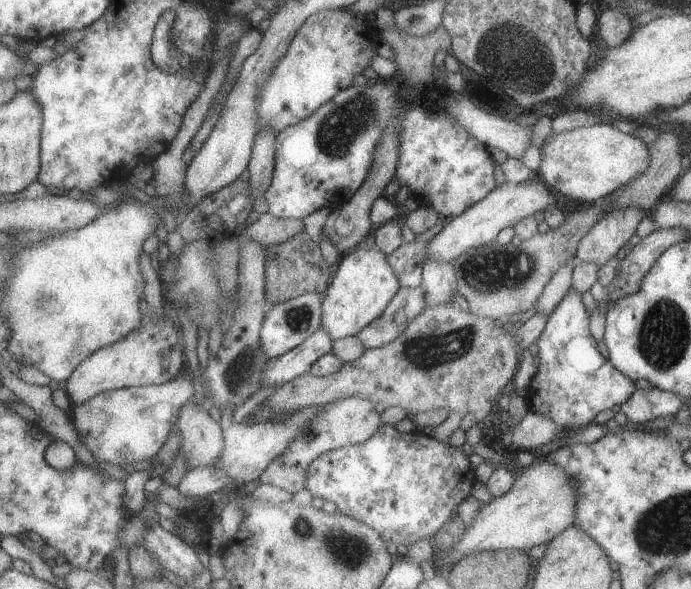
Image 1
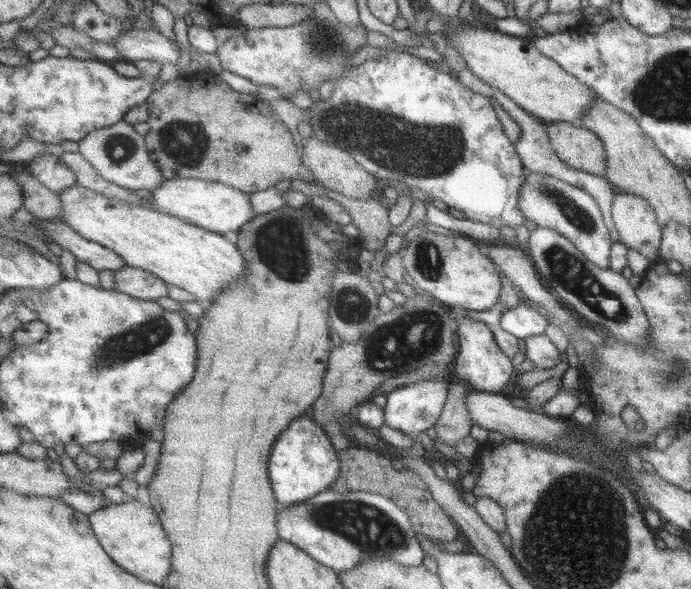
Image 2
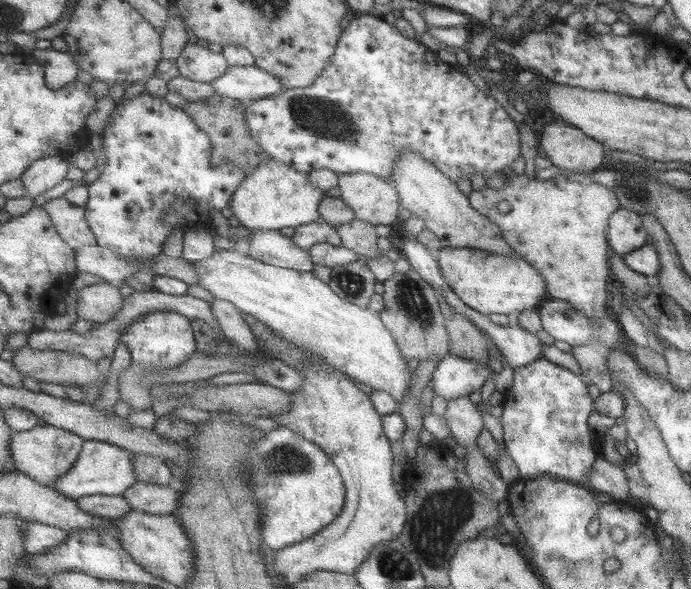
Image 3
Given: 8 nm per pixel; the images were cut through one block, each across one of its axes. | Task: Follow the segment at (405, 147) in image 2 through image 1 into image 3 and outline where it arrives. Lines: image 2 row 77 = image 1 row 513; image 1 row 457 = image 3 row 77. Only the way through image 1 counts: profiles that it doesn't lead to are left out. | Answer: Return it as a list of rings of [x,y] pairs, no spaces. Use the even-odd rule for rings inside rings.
[[[372,13],[366,15],[353,14],[349,26],[344,29],[341,38],[339,38],[335,56],[329,60],[329,66],[323,70],[322,74],[319,74],[315,84],[305,86],[305,88],[287,89],[276,96],[254,100],[246,103],[246,105],[244,118],[246,119],[246,126],[251,130],[251,136],[259,142],[259,146],[263,150],[267,150],[271,154],[271,157],[291,165],[299,172],[309,173],[314,170],[328,168],[339,173],[364,172],[391,180],[395,163],[399,161],[403,151],[409,147],[409,149],[415,149],[417,153],[421,153],[429,163],[433,163],[435,167],[441,169],[445,175],[451,177],[455,182],[459,182],[459,179],[463,176],[470,179],[471,176],[475,176],[477,173],[481,173],[487,181],[491,175],[503,170],[505,166],[511,166],[513,160],[517,156],[521,156],[517,126],[511,120],[509,112],[494,97],[484,94],[469,80],[467,74],[460,72],[455,65],[443,62],[438,53],[427,48],[427,46],[423,46],[422,43],[420,44],[419,40],[402,34],[396,24],[389,24],[389,22],[385,22],[382,16],[372,15]]]

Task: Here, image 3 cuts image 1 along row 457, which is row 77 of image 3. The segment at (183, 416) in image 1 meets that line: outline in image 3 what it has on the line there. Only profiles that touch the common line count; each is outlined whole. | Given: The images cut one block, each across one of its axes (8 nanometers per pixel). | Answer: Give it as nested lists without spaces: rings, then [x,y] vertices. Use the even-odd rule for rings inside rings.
[[[196,43],[185,46],[176,64],[185,78],[205,83],[221,78],[230,67],[223,52],[212,52],[208,47],[201,47]]]

